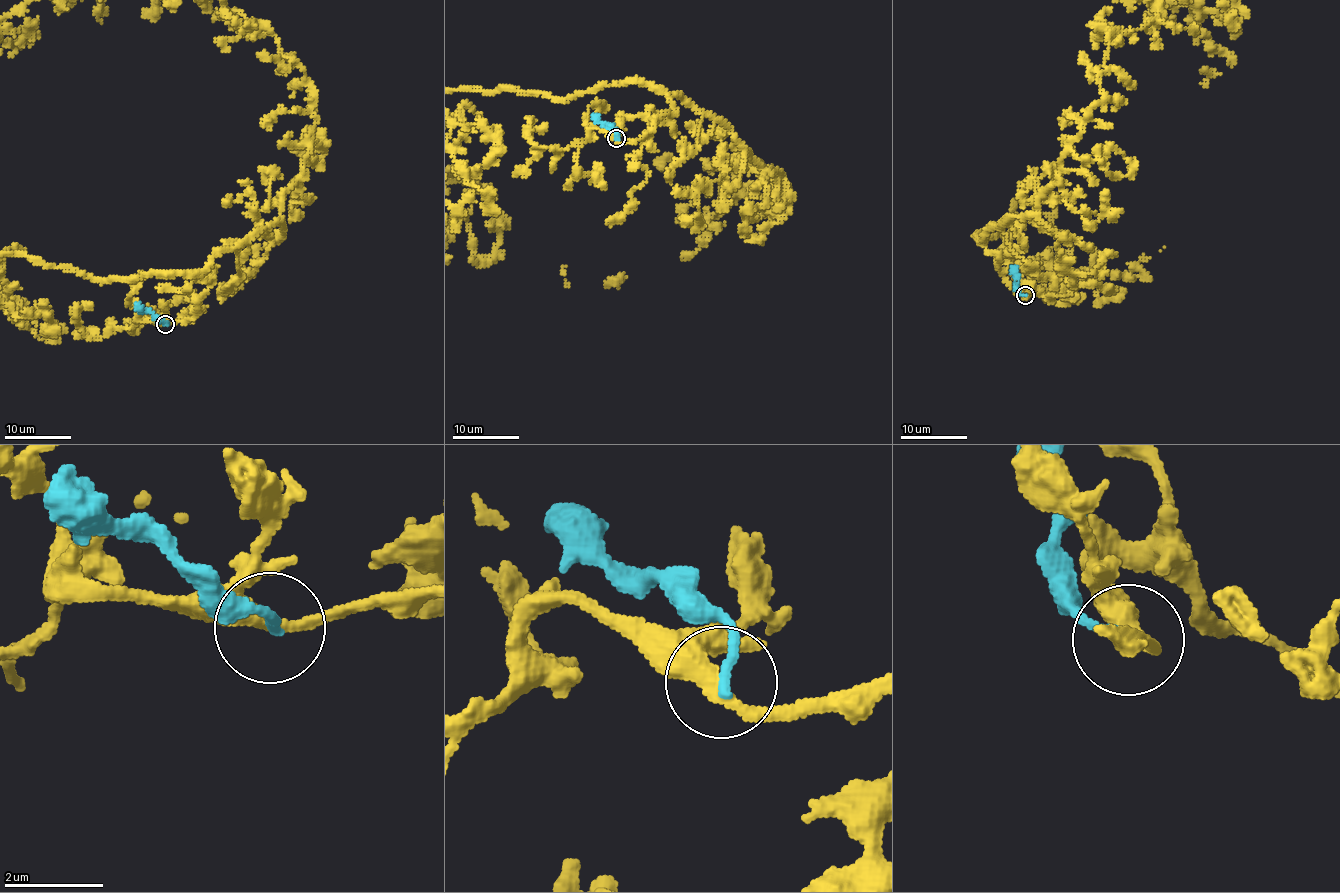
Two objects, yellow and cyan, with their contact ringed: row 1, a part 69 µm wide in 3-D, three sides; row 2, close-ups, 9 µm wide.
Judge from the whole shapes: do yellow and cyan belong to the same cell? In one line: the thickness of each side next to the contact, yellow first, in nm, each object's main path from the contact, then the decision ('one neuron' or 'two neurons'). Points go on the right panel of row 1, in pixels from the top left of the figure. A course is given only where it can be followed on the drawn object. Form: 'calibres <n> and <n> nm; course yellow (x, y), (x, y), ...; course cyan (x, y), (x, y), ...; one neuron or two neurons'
calibres 360 and 200 nm; course cyan (1025, 296), (1017, 290), (1016, 274), (1012, 268); two neurons

